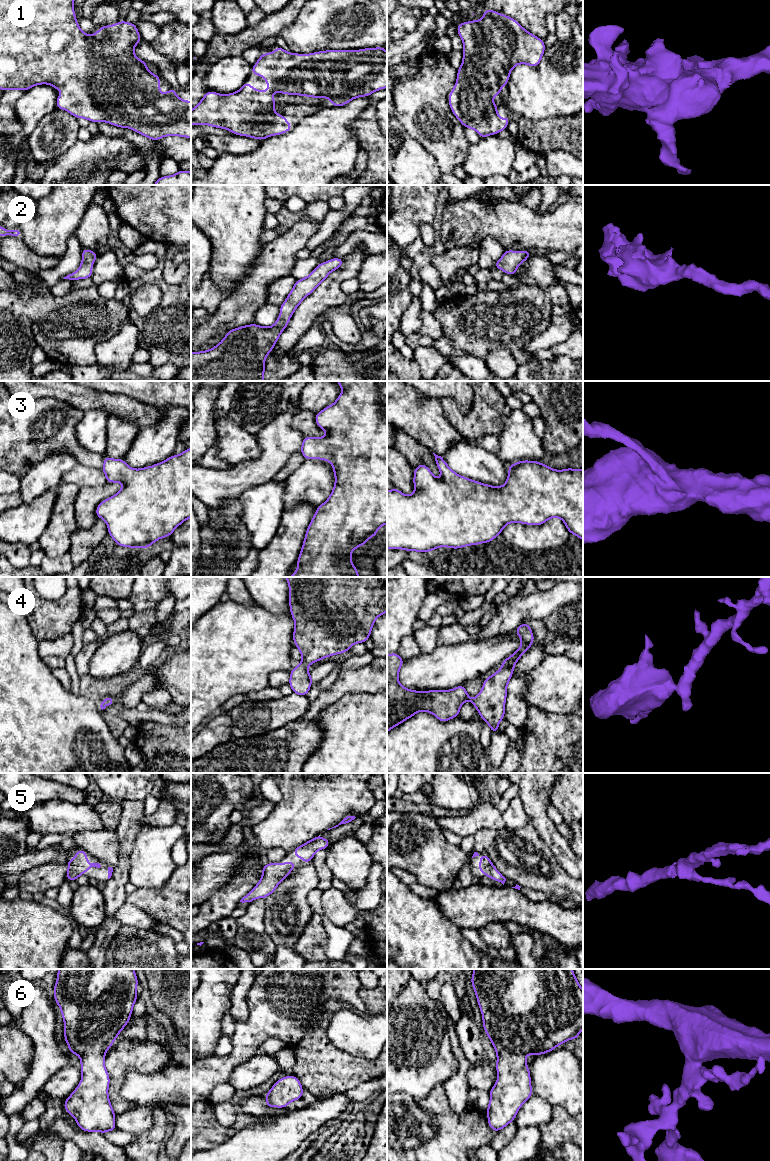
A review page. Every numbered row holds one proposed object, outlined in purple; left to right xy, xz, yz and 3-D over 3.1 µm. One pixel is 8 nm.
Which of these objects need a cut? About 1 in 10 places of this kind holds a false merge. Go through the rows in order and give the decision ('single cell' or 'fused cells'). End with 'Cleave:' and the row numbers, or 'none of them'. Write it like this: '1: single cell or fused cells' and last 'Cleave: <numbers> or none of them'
1: single cell
2: single cell
3: single cell
4: single cell
5: single cell
6: single cell
Cleave: none of them

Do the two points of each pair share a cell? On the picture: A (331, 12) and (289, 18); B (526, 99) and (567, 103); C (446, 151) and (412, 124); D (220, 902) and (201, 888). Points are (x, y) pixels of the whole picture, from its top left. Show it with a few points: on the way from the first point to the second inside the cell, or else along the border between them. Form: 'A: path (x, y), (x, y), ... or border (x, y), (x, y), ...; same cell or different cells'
A: border (301, 10), (296, 19), (285, 26), (279, 33); different cells
B: path (536, 99), (557, 99); same cell
C: path (439, 142), (421, 125); same cell
D: border (229, 881), (201, 904); different cells

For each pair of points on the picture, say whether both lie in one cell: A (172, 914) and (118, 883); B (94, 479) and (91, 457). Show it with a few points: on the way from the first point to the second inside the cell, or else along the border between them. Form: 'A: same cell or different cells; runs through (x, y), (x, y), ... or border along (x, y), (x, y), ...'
A: different cells; border along (127, 894), (125, 901)
B: different cells; border along (78, 462), (101, 469)

